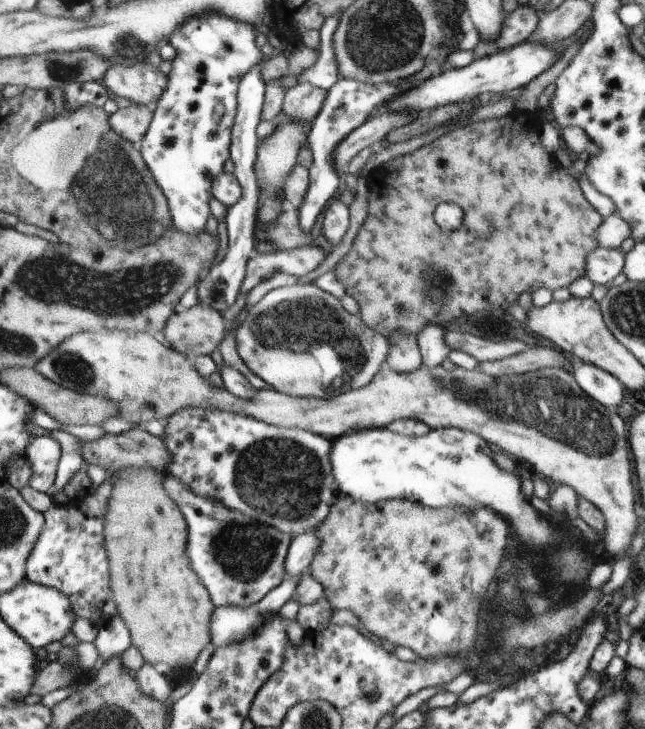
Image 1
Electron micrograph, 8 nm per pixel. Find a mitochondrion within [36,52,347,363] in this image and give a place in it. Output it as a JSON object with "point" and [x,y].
{"point":[116,206]}

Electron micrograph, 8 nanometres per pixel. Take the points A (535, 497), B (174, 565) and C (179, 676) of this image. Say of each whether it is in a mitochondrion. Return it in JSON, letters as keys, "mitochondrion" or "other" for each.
{"A":"other","B":"other","C":"mitochondrion"}

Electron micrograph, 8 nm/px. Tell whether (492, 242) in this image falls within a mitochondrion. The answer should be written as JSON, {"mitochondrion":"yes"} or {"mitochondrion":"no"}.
{"mitochondrion":"no"}

